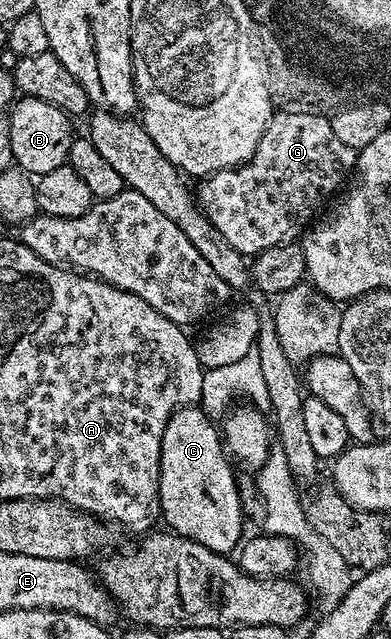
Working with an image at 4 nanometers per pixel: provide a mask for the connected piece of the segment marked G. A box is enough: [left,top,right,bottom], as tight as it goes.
[198,107,357,255]

